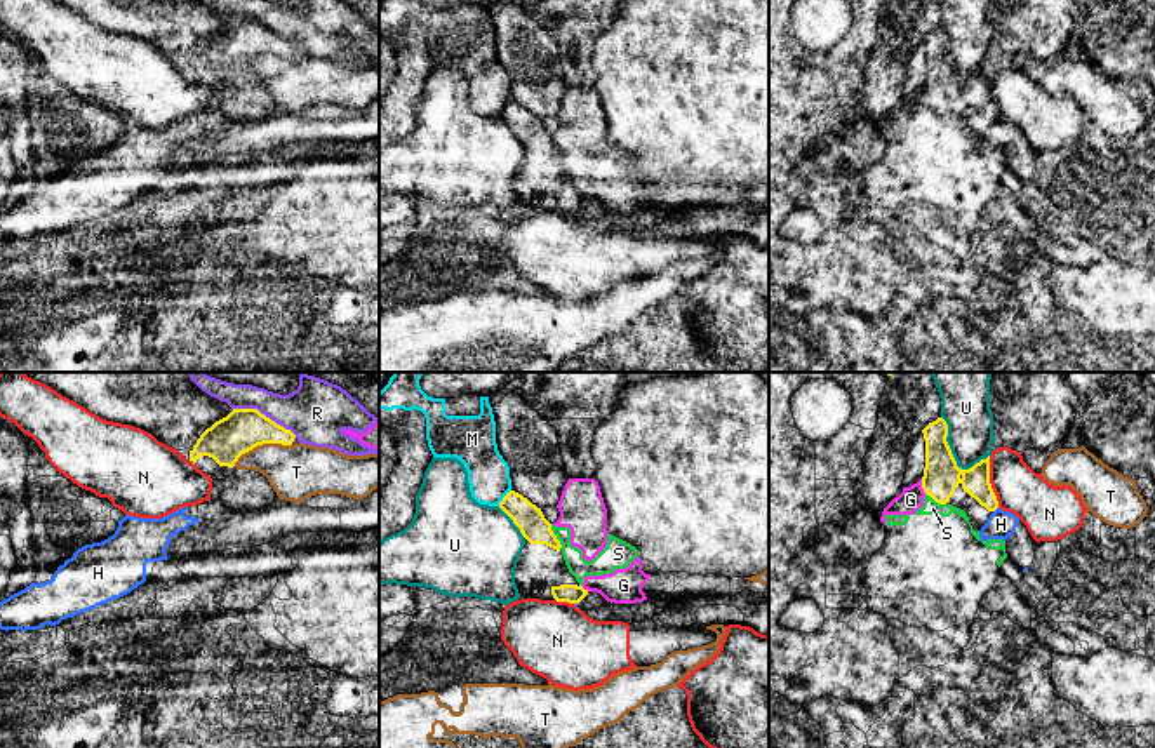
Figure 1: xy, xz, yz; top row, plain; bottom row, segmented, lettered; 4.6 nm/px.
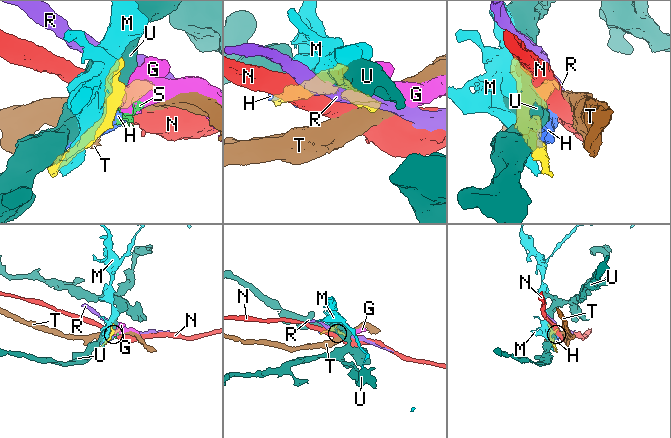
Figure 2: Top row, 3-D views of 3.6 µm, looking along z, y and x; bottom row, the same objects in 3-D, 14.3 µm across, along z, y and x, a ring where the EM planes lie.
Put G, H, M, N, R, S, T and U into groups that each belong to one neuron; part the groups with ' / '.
G S / H / M / N / R / T / U

